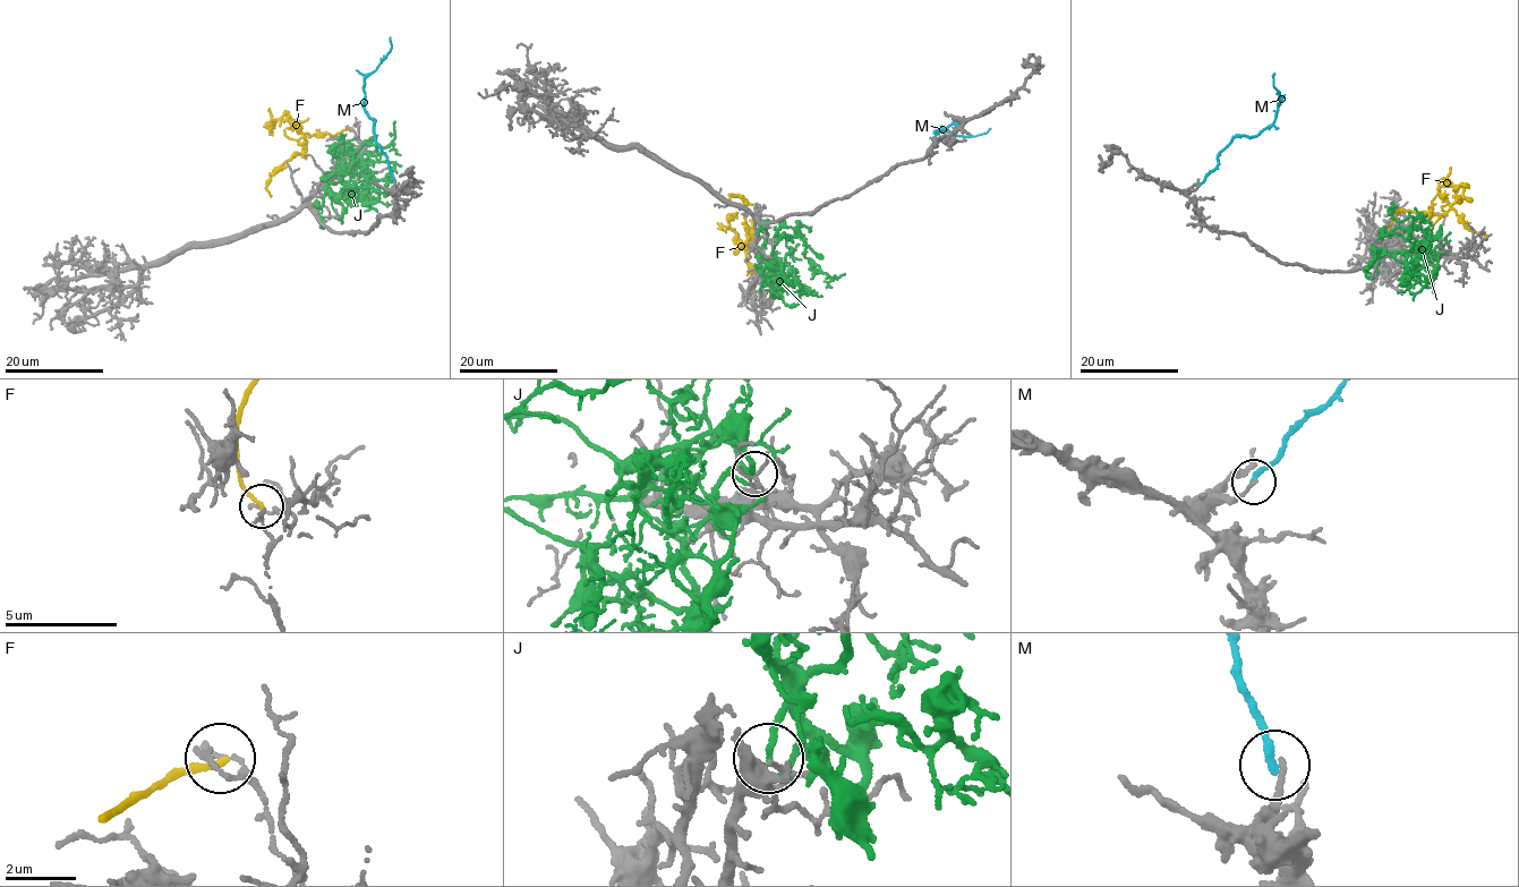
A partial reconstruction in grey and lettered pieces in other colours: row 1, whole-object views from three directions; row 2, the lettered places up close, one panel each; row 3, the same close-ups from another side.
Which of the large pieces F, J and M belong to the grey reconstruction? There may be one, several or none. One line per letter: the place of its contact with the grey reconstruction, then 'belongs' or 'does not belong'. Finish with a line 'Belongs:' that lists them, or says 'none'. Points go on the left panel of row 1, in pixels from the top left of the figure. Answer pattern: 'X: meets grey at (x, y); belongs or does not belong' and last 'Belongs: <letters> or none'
F: meets grey at (349, 128); does not belong
J: meets grey at (344, 159); does not belong
M: meets grey at (394, 180); does not belong
Belongs: none

